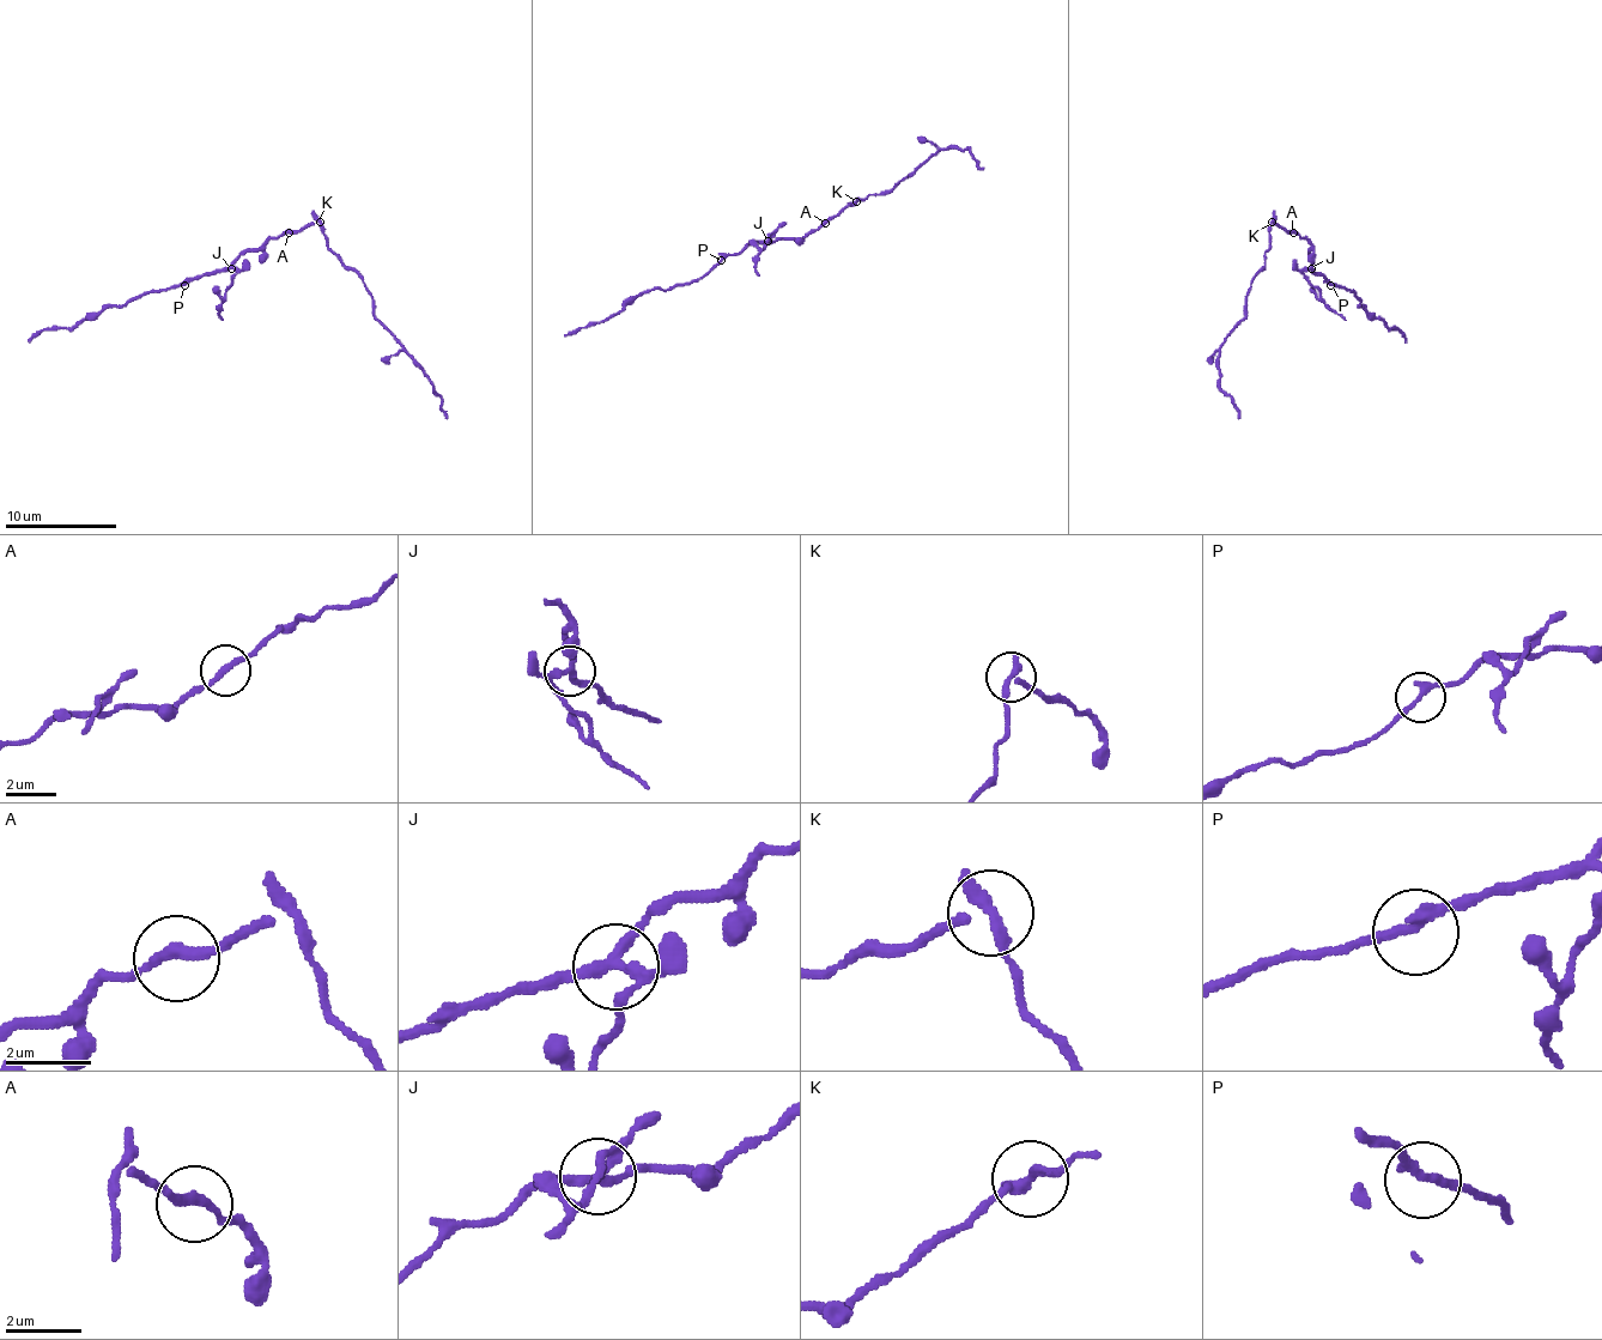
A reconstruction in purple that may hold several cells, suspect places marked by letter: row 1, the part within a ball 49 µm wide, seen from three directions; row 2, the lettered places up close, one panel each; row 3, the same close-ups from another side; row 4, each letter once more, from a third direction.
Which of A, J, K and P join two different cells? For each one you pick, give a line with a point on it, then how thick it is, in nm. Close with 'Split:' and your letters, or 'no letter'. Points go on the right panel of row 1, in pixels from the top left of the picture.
J: Place: (1311, 268). Thickness 240 nm
K: Place: (1272, 222). Thickness 280 nm
Split: J, K

